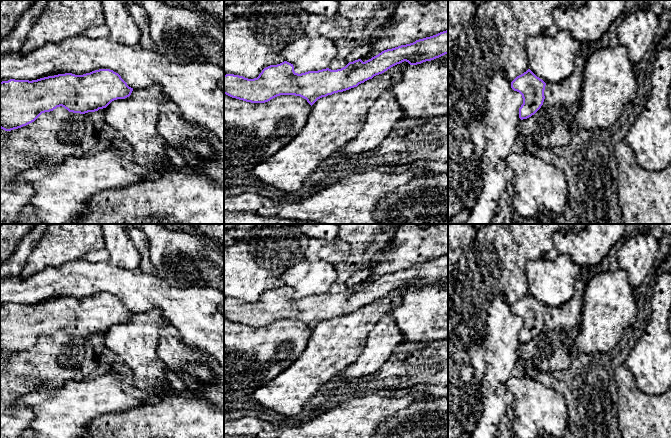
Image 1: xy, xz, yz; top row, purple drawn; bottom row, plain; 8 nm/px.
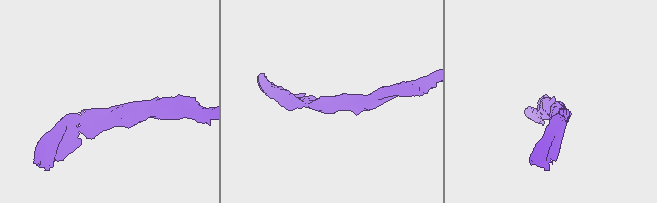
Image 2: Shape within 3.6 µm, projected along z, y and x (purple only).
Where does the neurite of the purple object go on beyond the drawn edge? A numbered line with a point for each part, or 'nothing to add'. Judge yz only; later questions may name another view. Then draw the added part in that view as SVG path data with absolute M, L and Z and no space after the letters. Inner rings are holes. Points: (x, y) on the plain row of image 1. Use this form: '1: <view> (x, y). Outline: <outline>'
nothing to add

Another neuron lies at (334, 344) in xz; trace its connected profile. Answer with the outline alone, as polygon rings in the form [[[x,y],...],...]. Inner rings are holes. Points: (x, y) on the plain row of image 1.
[[[404,285],[357,311],[318,323],[311,330],[307,347],[299,358],[275,379],[255,390],[251,398],[285,418],[302,414],[304,406],[325,383],[356,362],[375,324],[400,303],[403,293],[408,289]]]

